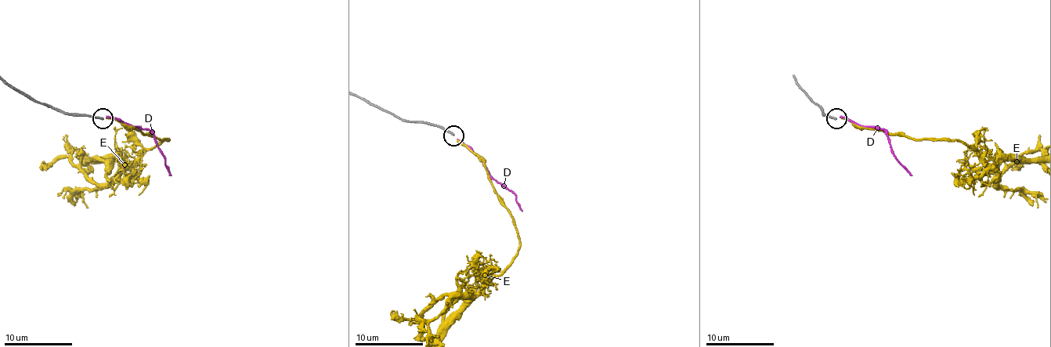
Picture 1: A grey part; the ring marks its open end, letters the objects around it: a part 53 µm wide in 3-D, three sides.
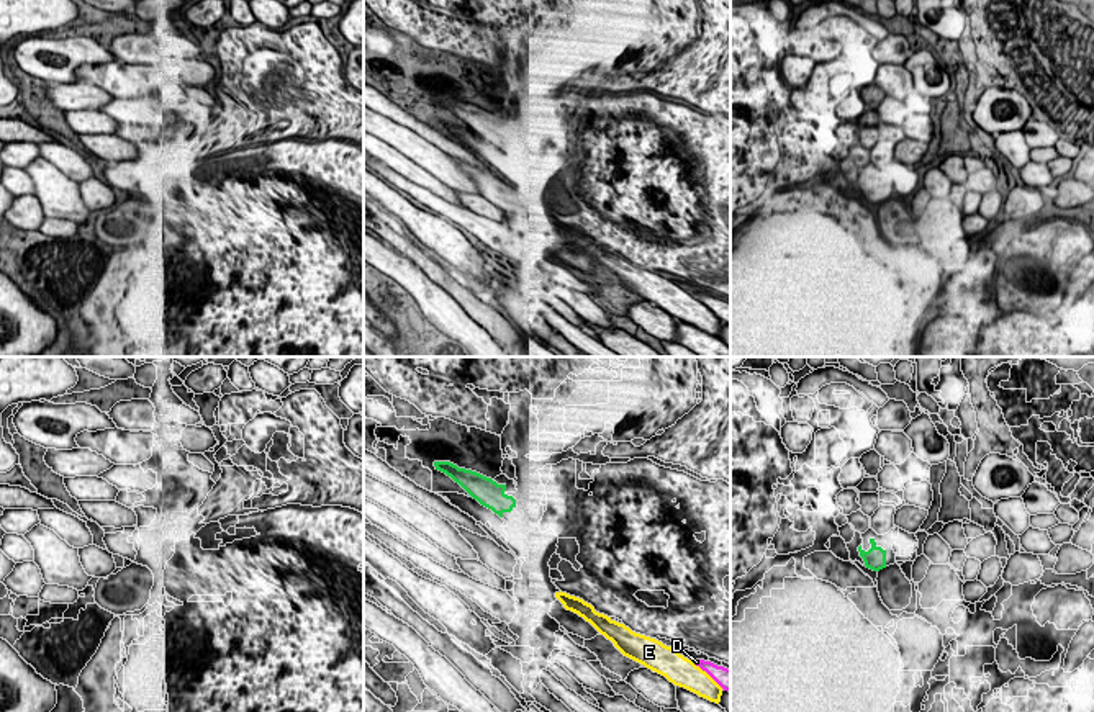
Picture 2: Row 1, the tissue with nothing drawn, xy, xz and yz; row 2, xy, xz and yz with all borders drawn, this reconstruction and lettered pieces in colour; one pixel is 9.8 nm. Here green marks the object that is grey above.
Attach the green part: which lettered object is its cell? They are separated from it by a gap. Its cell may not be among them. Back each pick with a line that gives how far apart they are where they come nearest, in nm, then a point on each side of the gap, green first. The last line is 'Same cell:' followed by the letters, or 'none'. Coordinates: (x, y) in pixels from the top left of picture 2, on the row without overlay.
E: gap 900 nm; span xz (510, 144), (556, 226)
Same cell: E

